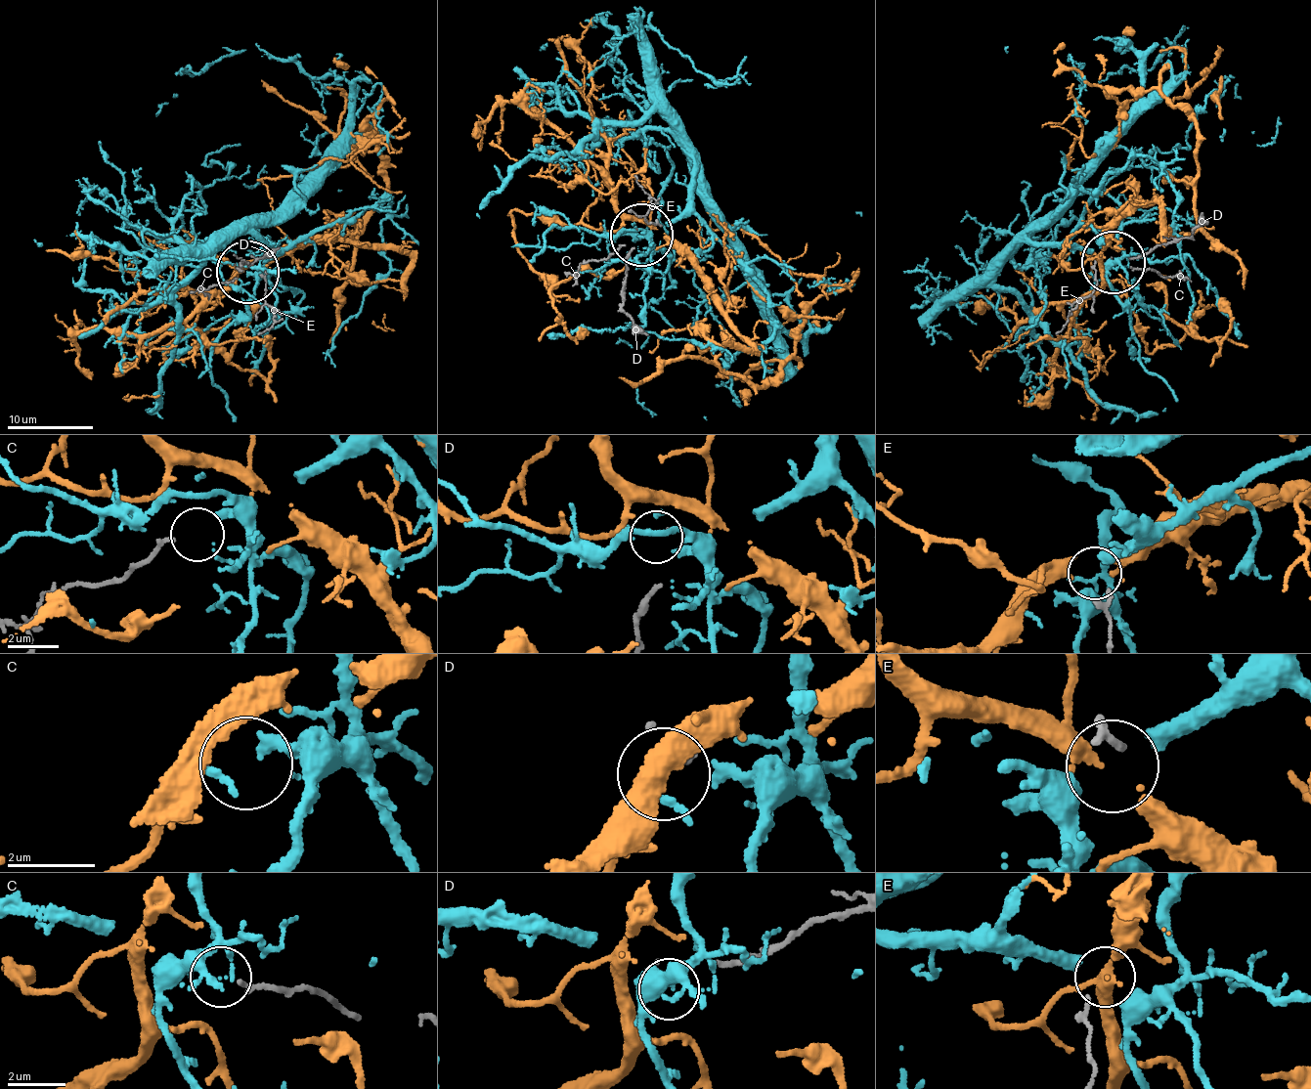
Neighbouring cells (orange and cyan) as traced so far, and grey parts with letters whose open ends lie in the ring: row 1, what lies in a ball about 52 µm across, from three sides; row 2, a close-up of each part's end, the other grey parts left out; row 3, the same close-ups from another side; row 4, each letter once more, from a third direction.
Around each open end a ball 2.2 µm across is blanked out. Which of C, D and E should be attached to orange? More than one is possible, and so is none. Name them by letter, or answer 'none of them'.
E

